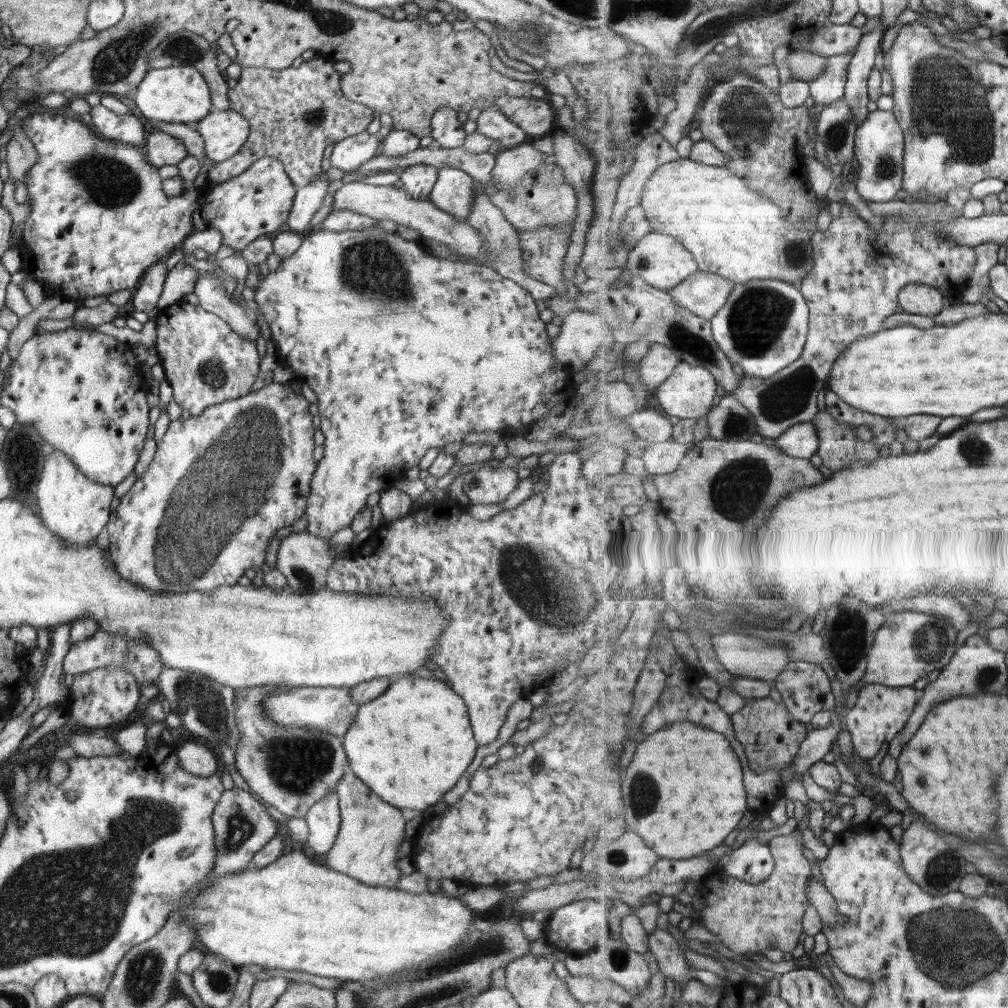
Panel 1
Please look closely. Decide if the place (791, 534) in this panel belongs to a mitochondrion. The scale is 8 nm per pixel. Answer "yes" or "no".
no

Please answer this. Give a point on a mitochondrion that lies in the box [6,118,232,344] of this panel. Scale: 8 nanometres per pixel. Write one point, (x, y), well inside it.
(111, 183)

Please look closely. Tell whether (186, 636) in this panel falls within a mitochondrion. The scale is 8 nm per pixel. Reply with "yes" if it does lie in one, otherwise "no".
no

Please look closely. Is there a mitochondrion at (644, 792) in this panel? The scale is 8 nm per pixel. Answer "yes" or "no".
yes

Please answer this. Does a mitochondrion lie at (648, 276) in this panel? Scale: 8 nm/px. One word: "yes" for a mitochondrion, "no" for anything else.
no

